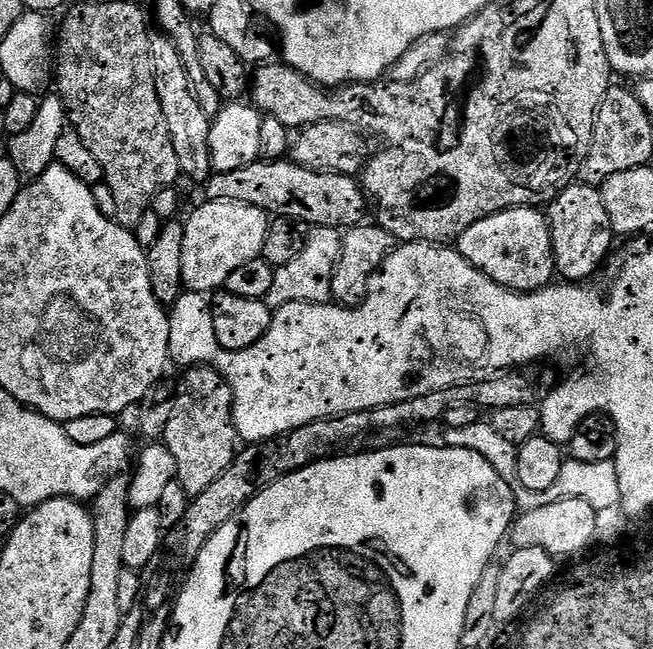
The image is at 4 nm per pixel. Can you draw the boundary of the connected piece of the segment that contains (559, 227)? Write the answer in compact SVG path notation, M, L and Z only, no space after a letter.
M574 182L562 190L547 205L546 215L552 231L552 249L556 262L556 276L570 284L583 284L591 281L592 276L604 264L604 259L612 252L614 233L610 217L602 202L599 187Z

